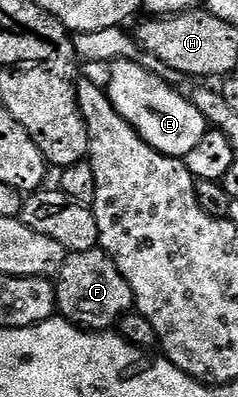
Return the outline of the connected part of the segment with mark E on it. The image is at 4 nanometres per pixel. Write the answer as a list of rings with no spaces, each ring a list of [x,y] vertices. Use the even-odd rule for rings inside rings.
[[[119,59],[109,68],[110,83],[105,84],[107,95],[118,112],[138,130],[138,136],[160,153],[185,157],[204,137],[208,124],[200,109],[172,83],[165,83],[156,73],[127,59]]]

